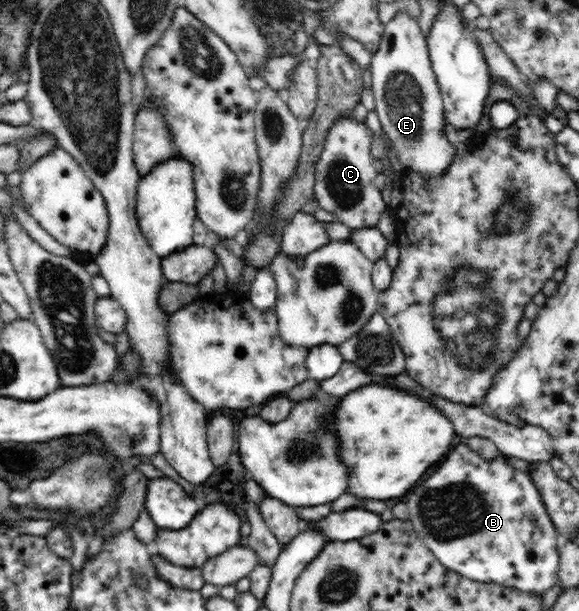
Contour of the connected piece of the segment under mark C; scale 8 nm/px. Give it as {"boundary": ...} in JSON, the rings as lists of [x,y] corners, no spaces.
{"boundary":[[[341,116],[332,126],[324,142],[324,148],[316,160],[316,178],[314,178],[313,193],[320,207],[337,216],[338,221],[351,228],[374,228],[380,222],[382,214],[386,212],[386,202],[383,200],[382,192],[376,187],[376,176],[378,171],[374,167],[371,147],[374,134],[367,124],[358,123],[352,116]]]}

